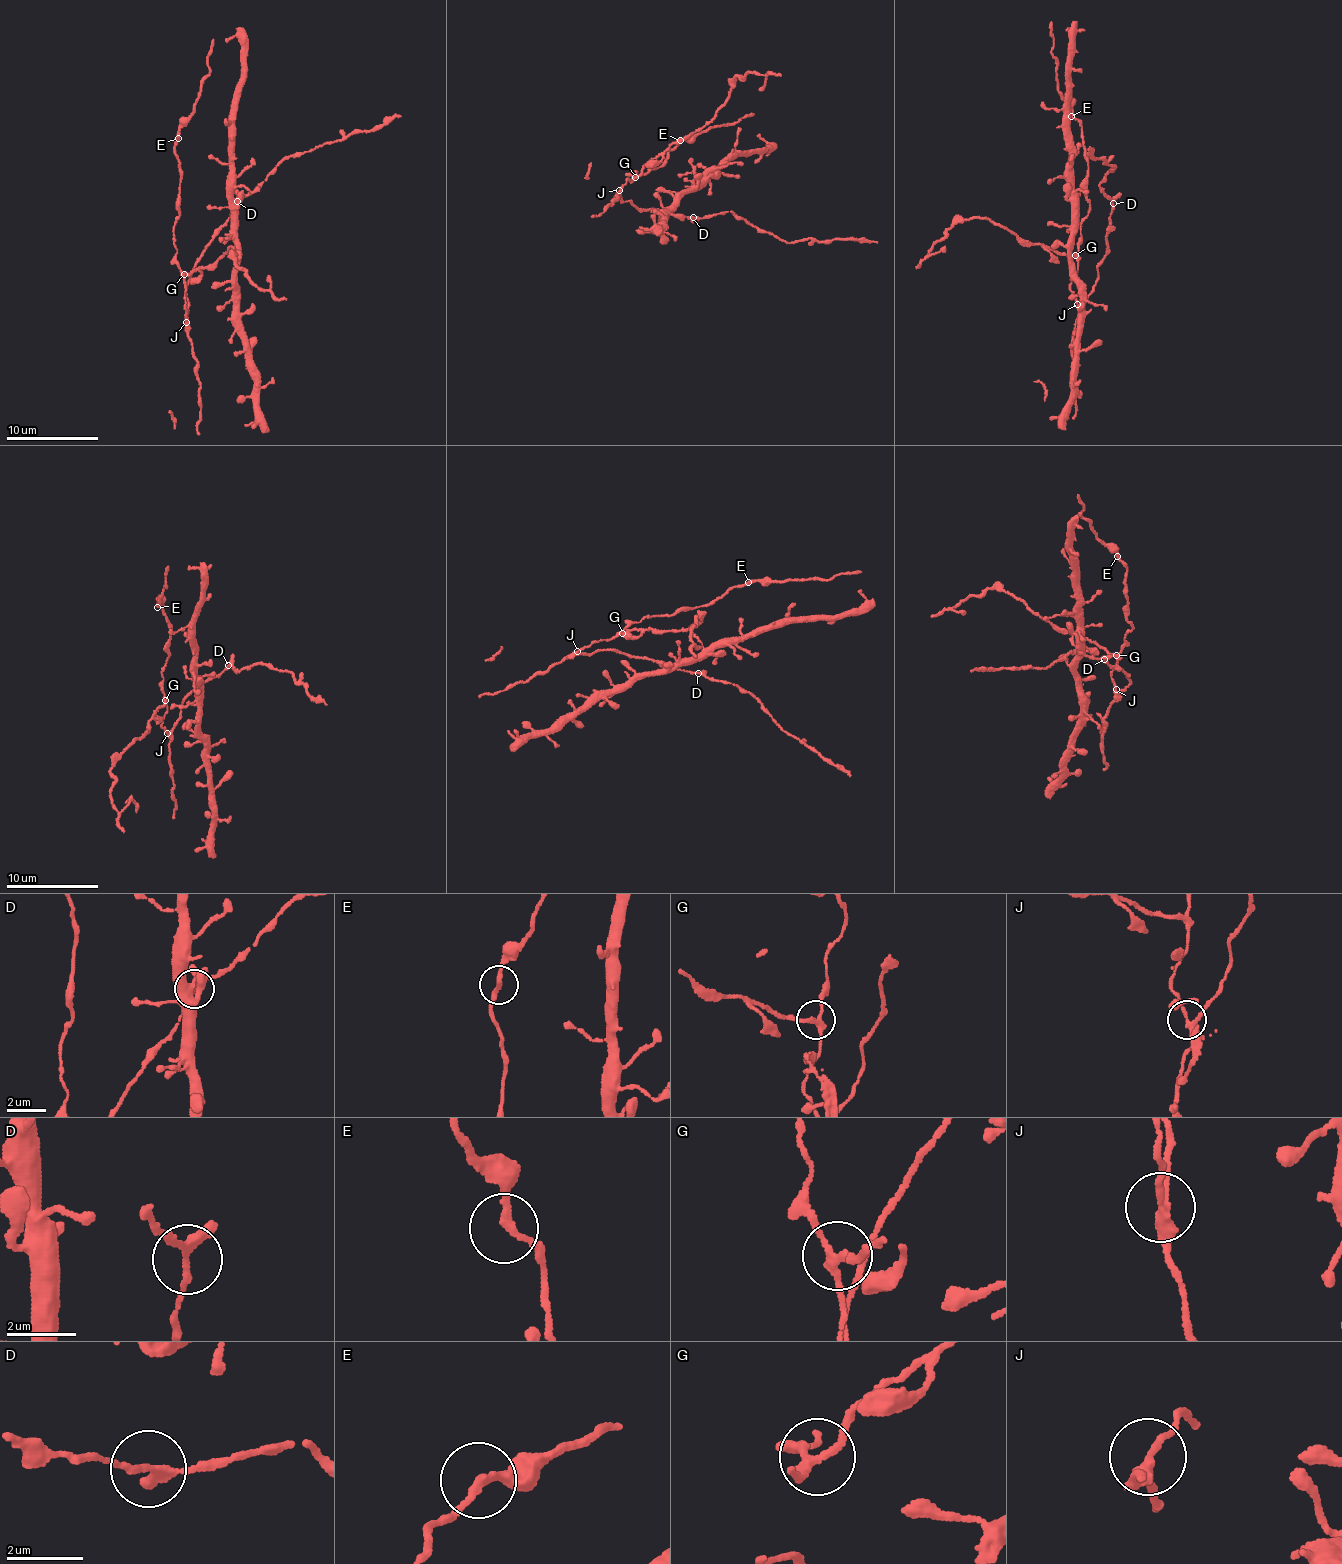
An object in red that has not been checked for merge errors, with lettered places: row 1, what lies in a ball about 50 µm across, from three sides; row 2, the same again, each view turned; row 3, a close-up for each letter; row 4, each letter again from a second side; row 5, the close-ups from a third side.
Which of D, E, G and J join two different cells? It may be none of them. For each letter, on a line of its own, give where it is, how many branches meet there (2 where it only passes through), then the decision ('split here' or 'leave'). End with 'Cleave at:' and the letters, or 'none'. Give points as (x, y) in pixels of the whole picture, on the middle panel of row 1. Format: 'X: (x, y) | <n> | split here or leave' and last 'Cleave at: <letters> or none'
D: (693, 217) | 3 | leave
E: (680, 140) | 2 | leave
G: (635, 177) | 3 | split here
J: (619, 190) | 3 | leave
Cleave at: G

